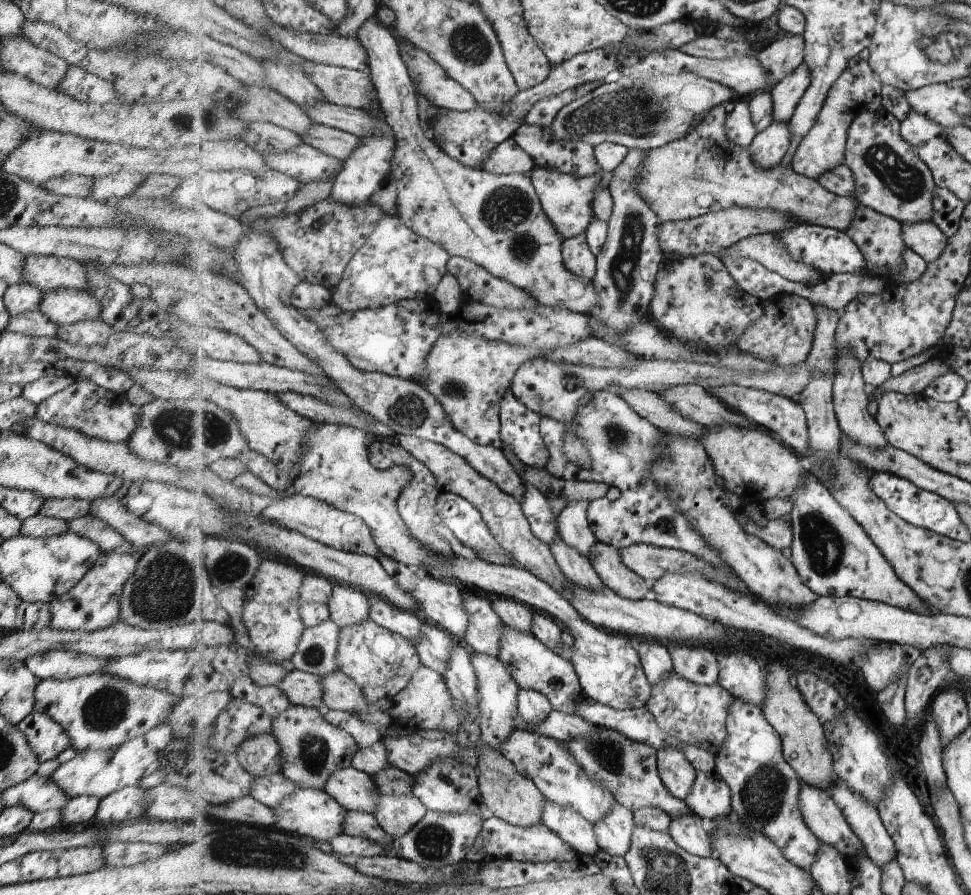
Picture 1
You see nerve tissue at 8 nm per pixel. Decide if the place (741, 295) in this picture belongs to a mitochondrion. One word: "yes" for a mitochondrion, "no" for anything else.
no

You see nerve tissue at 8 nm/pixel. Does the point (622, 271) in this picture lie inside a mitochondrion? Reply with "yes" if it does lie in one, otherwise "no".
yes

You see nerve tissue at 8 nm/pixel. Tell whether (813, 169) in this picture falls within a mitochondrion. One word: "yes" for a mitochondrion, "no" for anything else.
no

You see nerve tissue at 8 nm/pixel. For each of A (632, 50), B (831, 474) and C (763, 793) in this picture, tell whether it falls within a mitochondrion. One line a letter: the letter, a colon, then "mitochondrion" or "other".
A: other
B: other
C: mitochondrion

